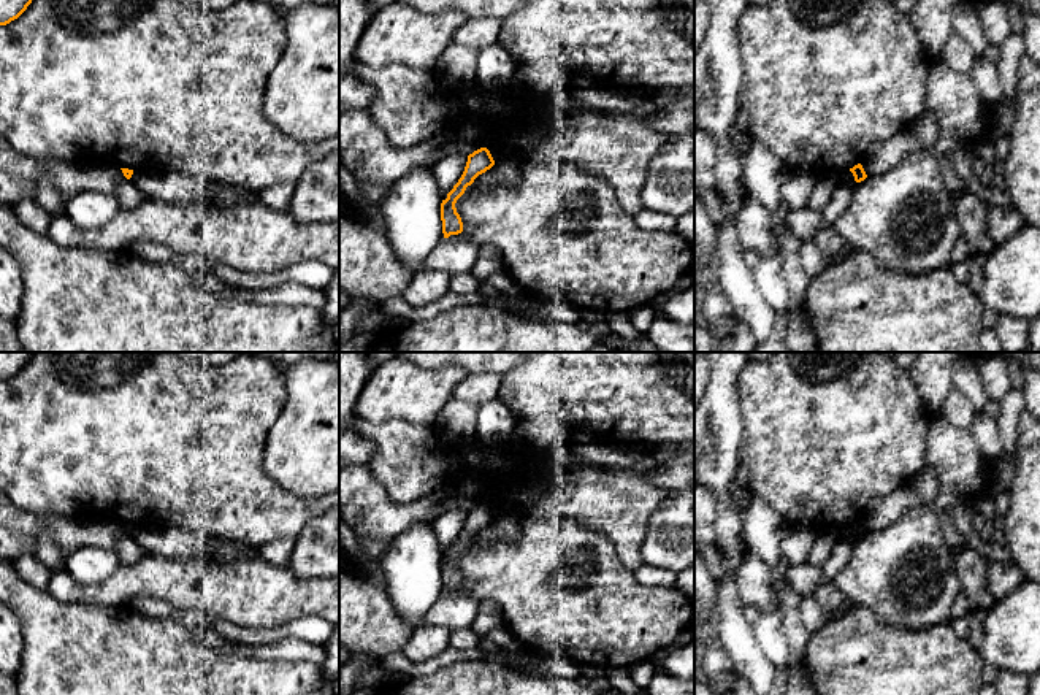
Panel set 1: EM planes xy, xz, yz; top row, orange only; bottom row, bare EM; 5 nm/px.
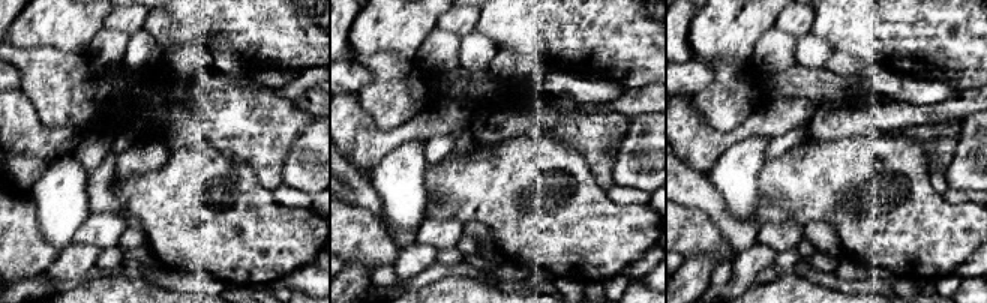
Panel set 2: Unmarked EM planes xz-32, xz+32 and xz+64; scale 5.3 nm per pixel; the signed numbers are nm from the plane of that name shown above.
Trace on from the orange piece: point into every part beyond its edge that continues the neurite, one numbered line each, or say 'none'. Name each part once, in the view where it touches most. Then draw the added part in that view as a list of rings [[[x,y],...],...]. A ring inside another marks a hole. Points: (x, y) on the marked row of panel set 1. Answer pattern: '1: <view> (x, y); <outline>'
none

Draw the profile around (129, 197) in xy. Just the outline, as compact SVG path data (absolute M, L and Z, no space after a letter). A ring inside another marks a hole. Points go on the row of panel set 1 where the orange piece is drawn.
M130 179L117 182L114 197L119 202L120 208L127 209L140 206L144 200L144 195L136 189L136 186Z

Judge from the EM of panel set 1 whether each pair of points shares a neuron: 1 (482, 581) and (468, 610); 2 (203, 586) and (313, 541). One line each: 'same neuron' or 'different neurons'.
1: different neurons
2: different neurons

